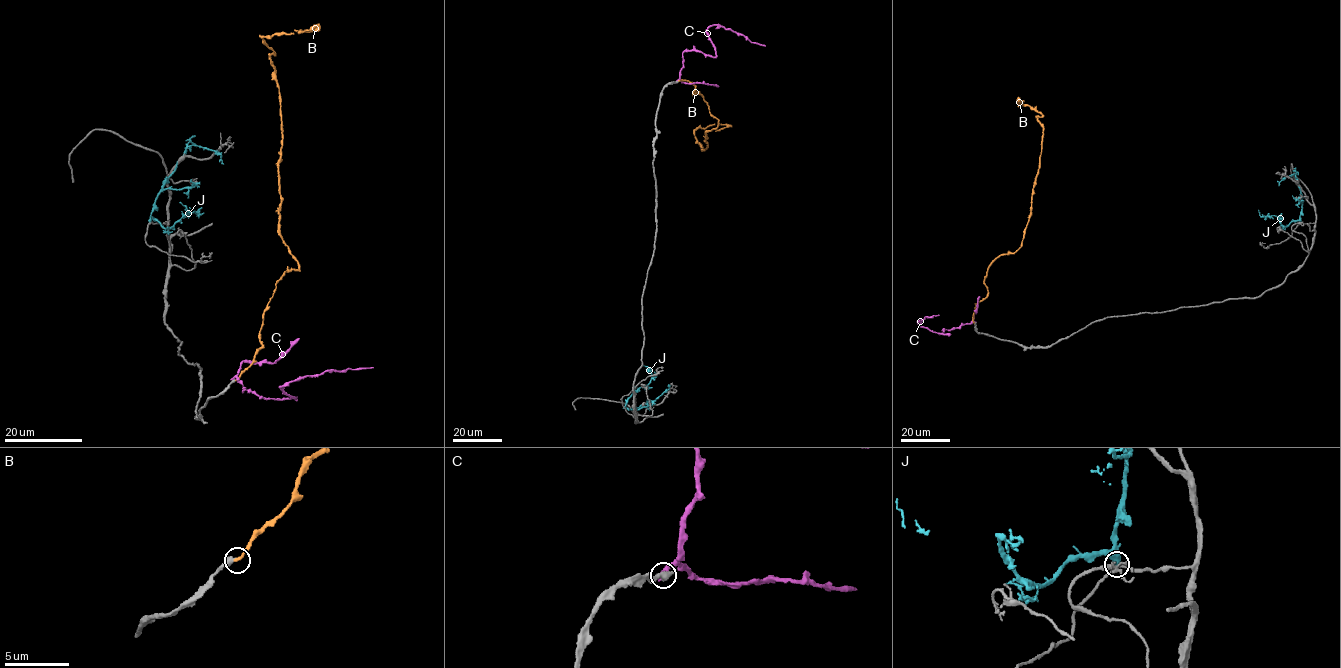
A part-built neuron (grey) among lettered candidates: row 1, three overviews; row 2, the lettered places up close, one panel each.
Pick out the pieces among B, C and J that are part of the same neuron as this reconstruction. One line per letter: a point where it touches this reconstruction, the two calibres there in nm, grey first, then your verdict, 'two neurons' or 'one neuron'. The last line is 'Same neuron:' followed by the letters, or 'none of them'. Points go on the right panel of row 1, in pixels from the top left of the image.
B: contact (974, 323); calibres 480 and 240 nm; one neuron
C: contact (975, 322); calibres 550 and 400 nm; two neurons
J: contact (1300, 222); calibres 200 and 500 nm; two neurons
Same neuron: B

